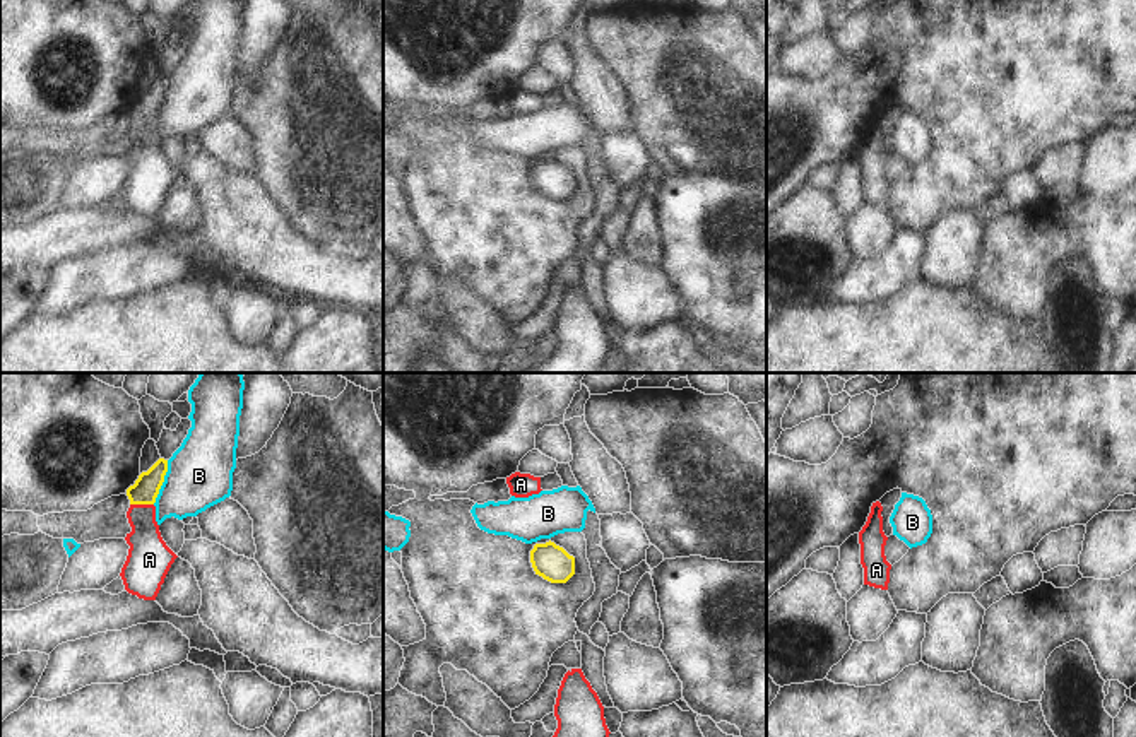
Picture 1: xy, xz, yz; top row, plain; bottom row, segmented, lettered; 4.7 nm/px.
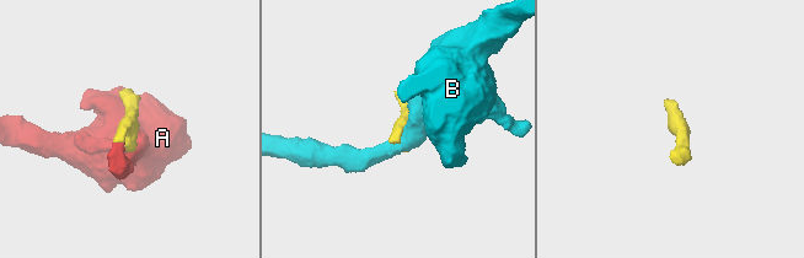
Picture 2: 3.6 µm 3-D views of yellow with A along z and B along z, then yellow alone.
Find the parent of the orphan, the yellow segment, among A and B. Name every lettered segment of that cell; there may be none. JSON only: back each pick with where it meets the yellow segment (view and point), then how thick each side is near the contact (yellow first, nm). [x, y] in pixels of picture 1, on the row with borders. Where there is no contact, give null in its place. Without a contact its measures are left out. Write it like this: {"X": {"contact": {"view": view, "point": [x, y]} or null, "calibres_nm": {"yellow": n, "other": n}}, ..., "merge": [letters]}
{"A": {"contact": {"view": "xy", "point": [142, 503]}, "calibres_nm": {"yellow": 120, "other": 190}}, "merge": ["A"]}

